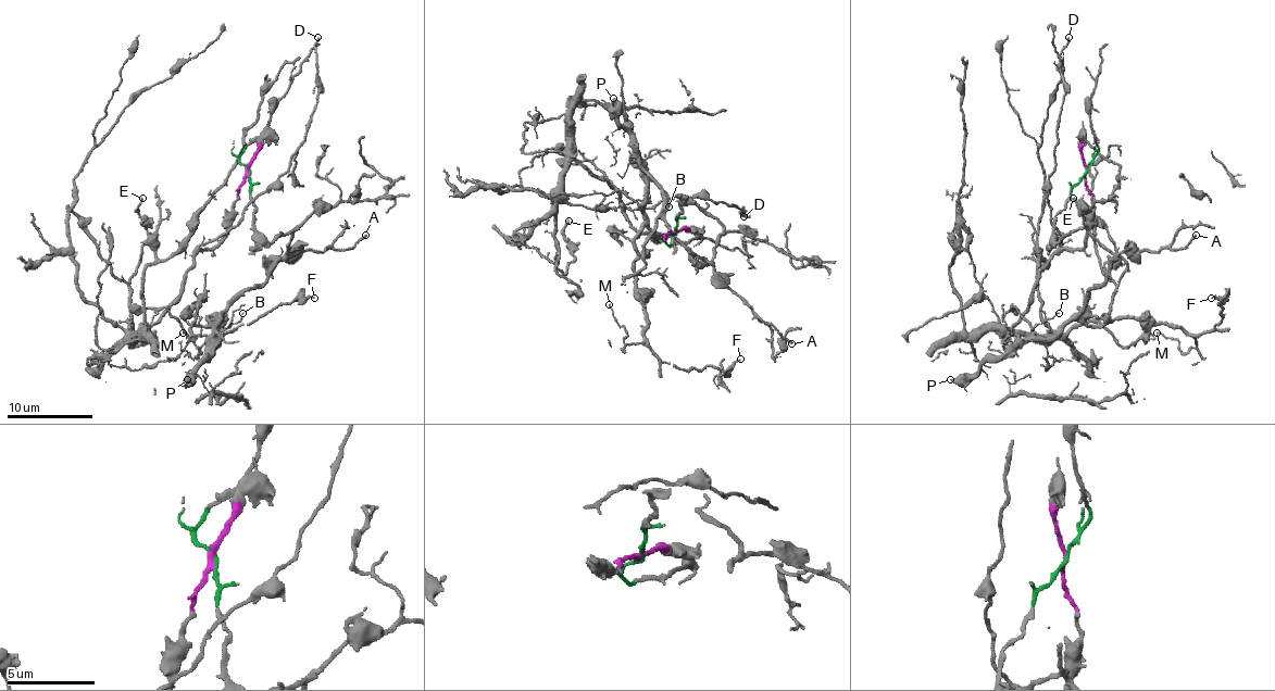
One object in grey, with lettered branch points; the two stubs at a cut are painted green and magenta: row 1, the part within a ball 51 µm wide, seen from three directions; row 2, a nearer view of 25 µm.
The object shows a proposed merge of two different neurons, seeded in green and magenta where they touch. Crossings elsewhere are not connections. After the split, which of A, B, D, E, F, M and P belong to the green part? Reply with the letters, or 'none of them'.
A, B, F, M, P

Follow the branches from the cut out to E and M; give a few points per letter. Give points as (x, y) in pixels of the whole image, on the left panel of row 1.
E: (248, 170), (228, 231), (198, 249), (179, 298), (132, 335), (129, 277), (147, 240), (138, 213), (142, 198)
M: (248, 170), (254, 227), (274, 242), (297, 229), (263, 284), (209, 317), (220, 326), (200, 352), (184, 333)

